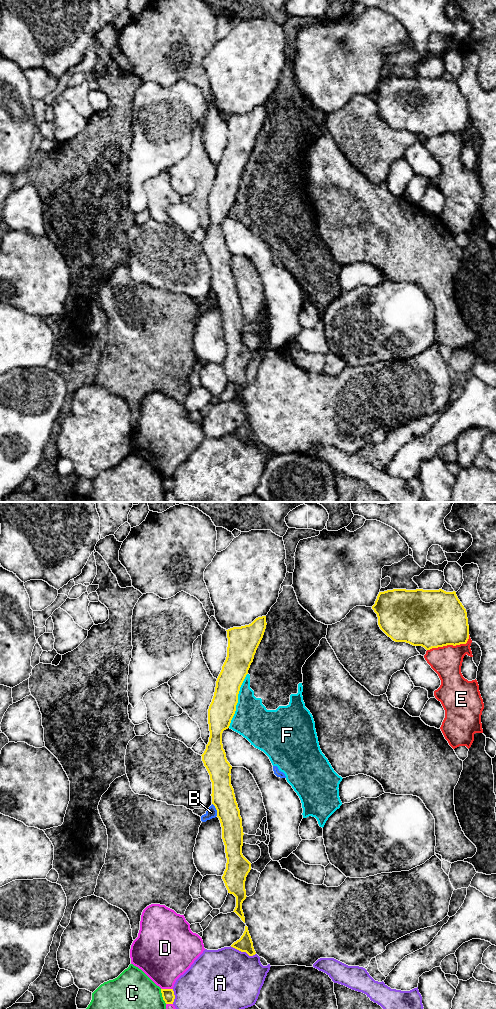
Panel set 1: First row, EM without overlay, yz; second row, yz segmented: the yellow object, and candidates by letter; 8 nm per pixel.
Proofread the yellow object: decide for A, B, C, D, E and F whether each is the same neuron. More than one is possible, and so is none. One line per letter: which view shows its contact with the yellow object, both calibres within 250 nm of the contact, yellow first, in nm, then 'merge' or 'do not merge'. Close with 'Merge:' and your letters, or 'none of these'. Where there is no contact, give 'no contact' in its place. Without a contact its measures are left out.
A: contact in yz; calibres 120 and 480 nm; do not merge
B: contact in yz; calibres 190 and 90 nm; do not merge
C: contact in yz; calibres 100 and 500 nm; do not merge
D: contact in yz; calibres 100 and 380 nm; do not merge
E: contact in yz; calibres 460 and 240 nm; do not merge
F: contact in yz; calibres 200 and 300 nm; do not merge
Merge: none of these

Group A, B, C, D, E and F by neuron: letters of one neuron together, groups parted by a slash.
A / B F / C / D / E

